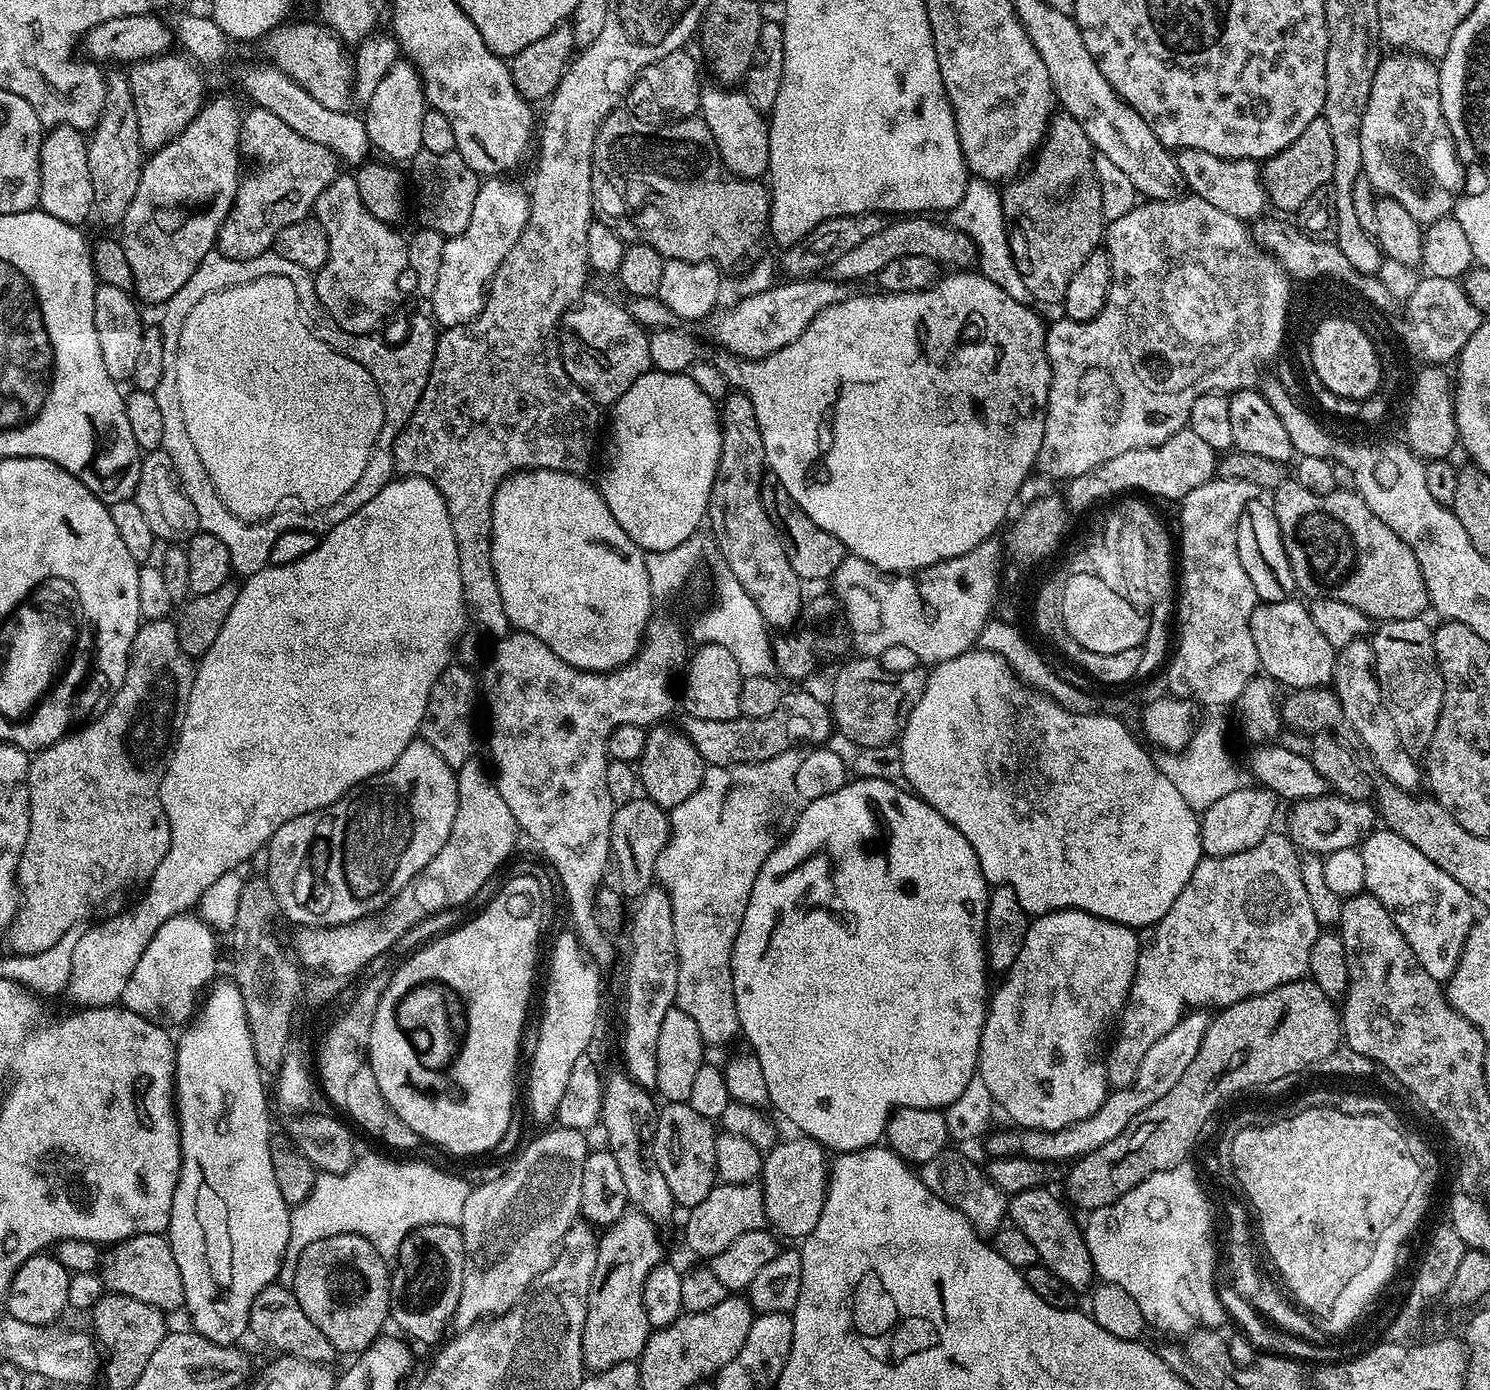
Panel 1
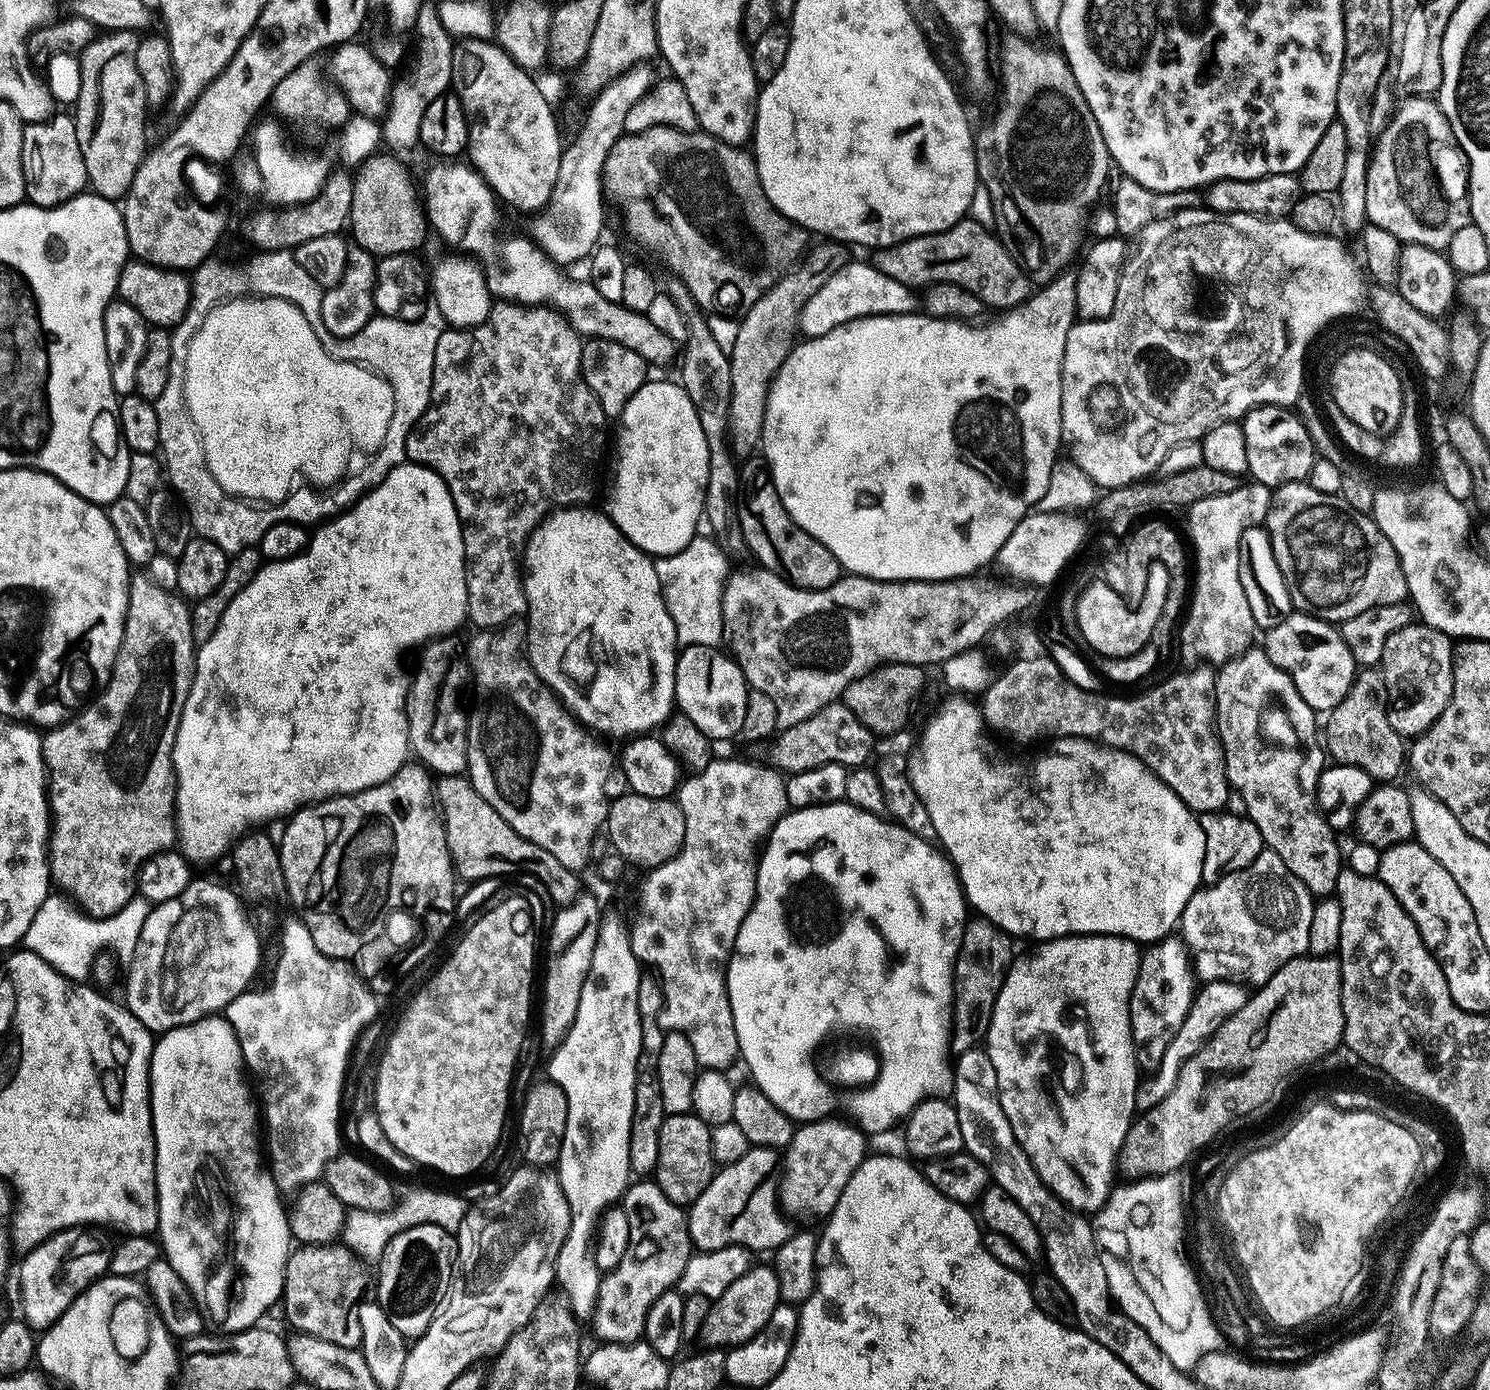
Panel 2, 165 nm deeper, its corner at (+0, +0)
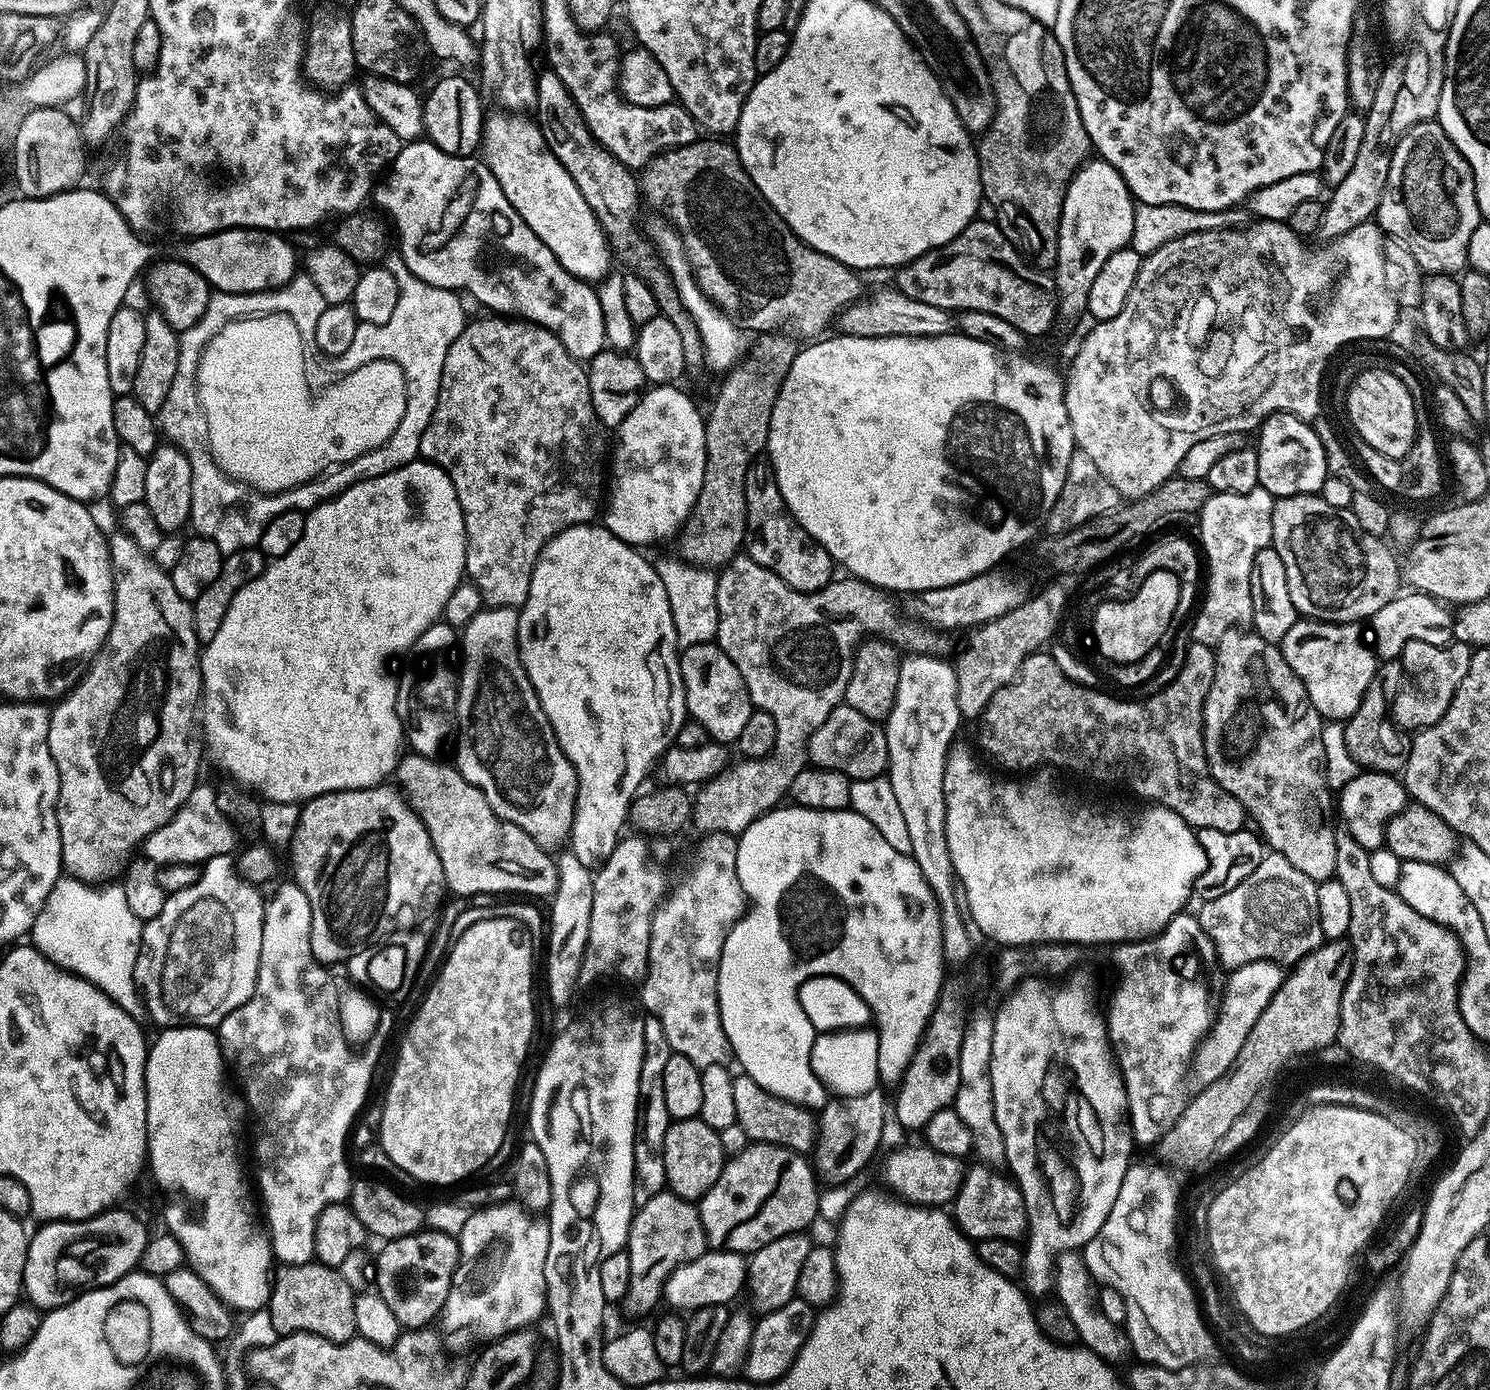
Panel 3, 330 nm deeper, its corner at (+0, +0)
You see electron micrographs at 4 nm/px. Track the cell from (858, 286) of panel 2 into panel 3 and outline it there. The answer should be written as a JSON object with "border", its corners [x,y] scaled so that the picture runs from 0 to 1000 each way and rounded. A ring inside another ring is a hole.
{"border":[[[601,206],[593,207],[588,211],[585,216],[581,215],[570,221],[563,229],[563,238],[567,242],[581,242],[592,243],[593,242],[636,242],[640,238],[640,227],[637,222],[624,220],[622,217],[613,217],[608,214]]]}

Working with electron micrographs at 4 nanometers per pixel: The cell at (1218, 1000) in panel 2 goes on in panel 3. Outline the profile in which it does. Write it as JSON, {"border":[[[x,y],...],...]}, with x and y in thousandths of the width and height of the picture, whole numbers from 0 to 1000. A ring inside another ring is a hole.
{"border":[[[845,691],[839,692],[833,696],[826,697],[824,705],[824,712],[821,714],[821,720],[819,722],[819,732],[816,734],[816,737],[813,737],[809,747],[805,752],[801,762],[801,768],[803,771],[811,772],[813,776],[820,776],[827,769],[827,765],[831,761],[831,755],[836,750],[842,735],[850,727],[852,718],[855,718],[856,713],[859,712],[862,706],[863,699],[860,694],[854,691]]]}

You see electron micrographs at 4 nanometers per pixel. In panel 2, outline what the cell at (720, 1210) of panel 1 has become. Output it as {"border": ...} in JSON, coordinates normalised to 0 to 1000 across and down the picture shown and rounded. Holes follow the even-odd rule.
{"border":[[[503,825],[495,836],[485,838],[477,853],[461,870],[462,884],[469,900],[479,901],[487,896],[498,896],[505,901],[517,901],[530,888],[530,878],[522,865],[522,844],[525,832],[520,826]]]}

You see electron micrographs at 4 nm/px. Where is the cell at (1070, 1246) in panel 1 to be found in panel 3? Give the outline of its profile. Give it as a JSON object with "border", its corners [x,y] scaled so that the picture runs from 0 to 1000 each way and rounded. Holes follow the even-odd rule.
{"border":[[[655,836],[647,845],[647,849],[641,863],[638,867],[640,881],[650,892],[681,892],[688,888],[690,874],[687,870],[687,860],[676,845],[670,846],[668,840]]]}

